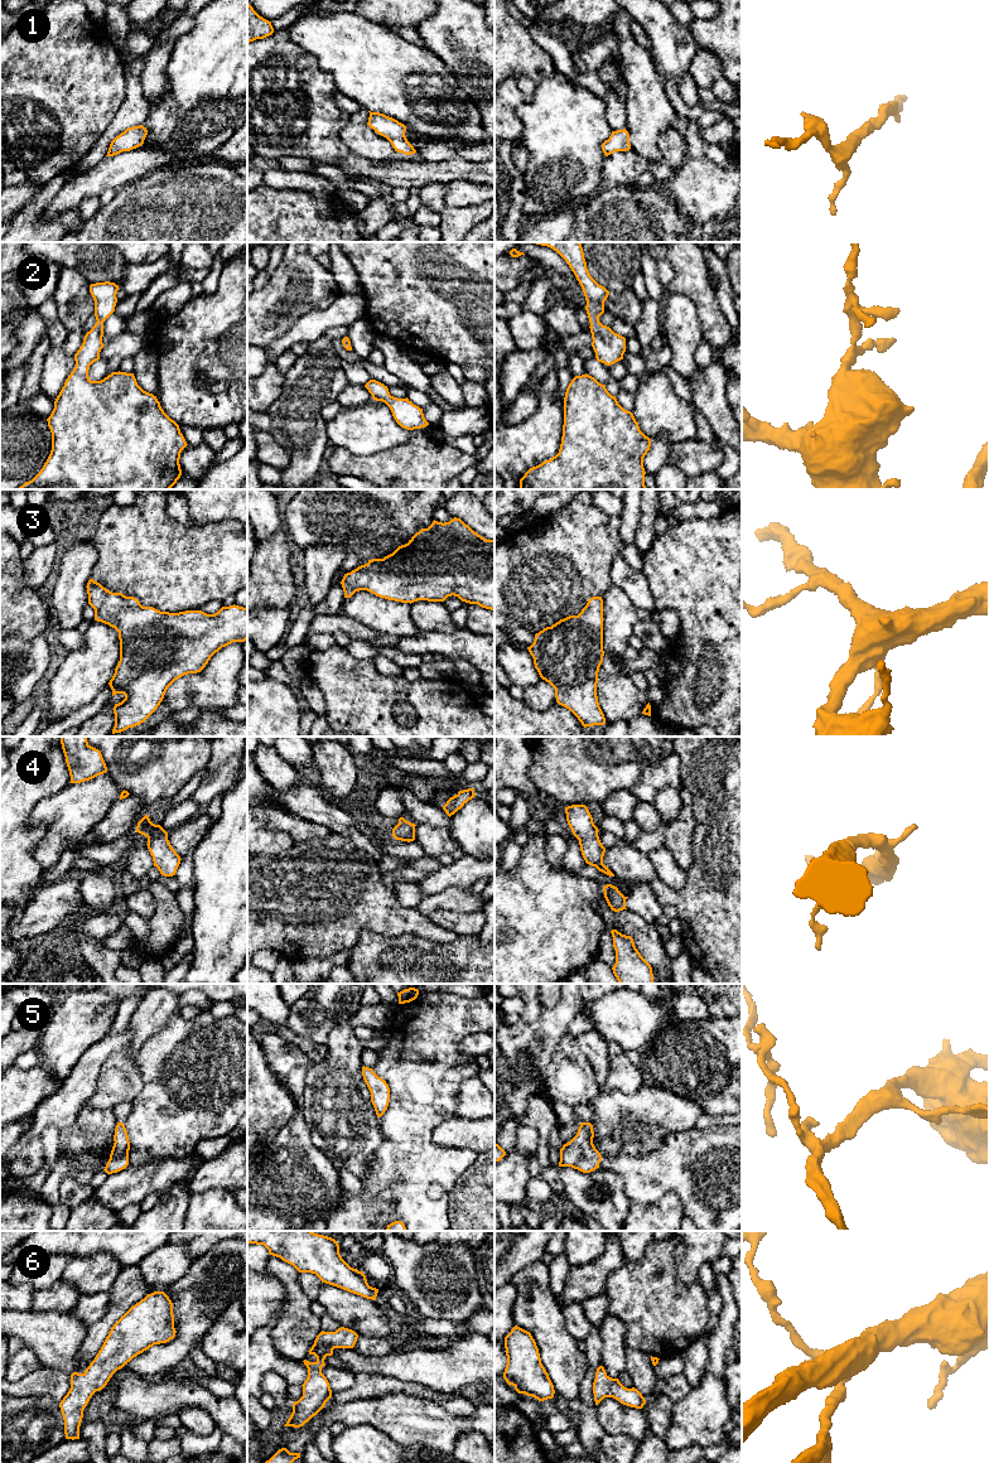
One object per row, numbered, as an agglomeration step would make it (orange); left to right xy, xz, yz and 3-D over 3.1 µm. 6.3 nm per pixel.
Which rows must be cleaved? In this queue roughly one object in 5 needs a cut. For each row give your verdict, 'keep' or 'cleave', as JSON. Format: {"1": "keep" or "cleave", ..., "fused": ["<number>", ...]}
{"1": "keep", "2": "keep", "3": "keep", "4": "keep", "5": "keep", "6": "keep", "fused": []}

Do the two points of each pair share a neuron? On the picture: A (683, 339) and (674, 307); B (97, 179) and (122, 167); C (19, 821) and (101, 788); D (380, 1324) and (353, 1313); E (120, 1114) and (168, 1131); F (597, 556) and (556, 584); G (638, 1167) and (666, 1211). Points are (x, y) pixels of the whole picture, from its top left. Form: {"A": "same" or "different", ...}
{"A": "same", "B": "same", "C": "different", "D": "same", "E": "different", "F": "same", "G": "different"}

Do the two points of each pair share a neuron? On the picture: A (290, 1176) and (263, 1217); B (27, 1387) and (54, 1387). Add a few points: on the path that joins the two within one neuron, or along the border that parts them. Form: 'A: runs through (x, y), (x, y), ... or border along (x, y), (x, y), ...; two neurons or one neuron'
A: runs through (281, 1186), (263, 1207); one neuron
B: runs through (33, 1387), (48, 1387); one neuron

